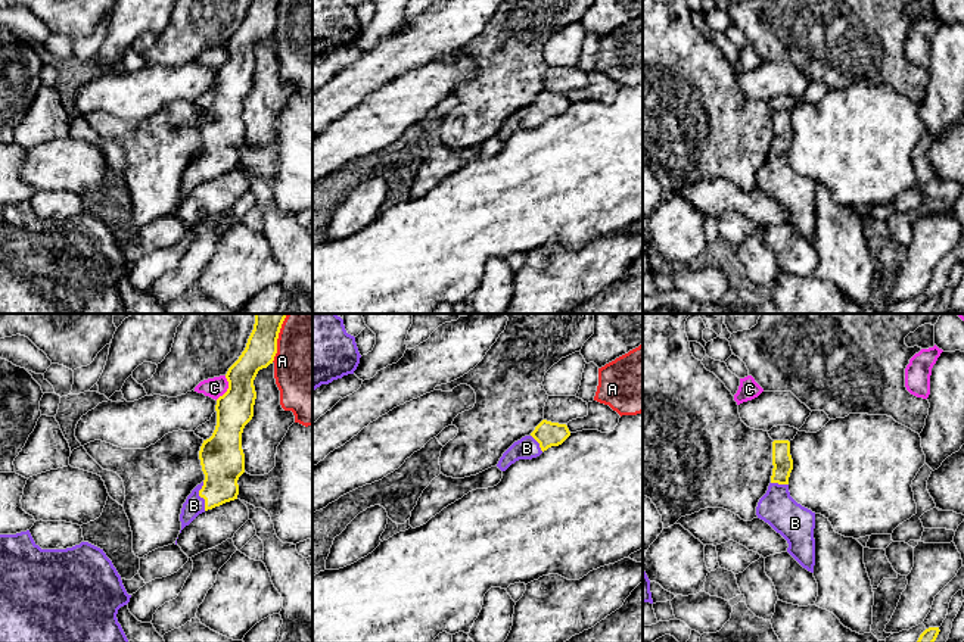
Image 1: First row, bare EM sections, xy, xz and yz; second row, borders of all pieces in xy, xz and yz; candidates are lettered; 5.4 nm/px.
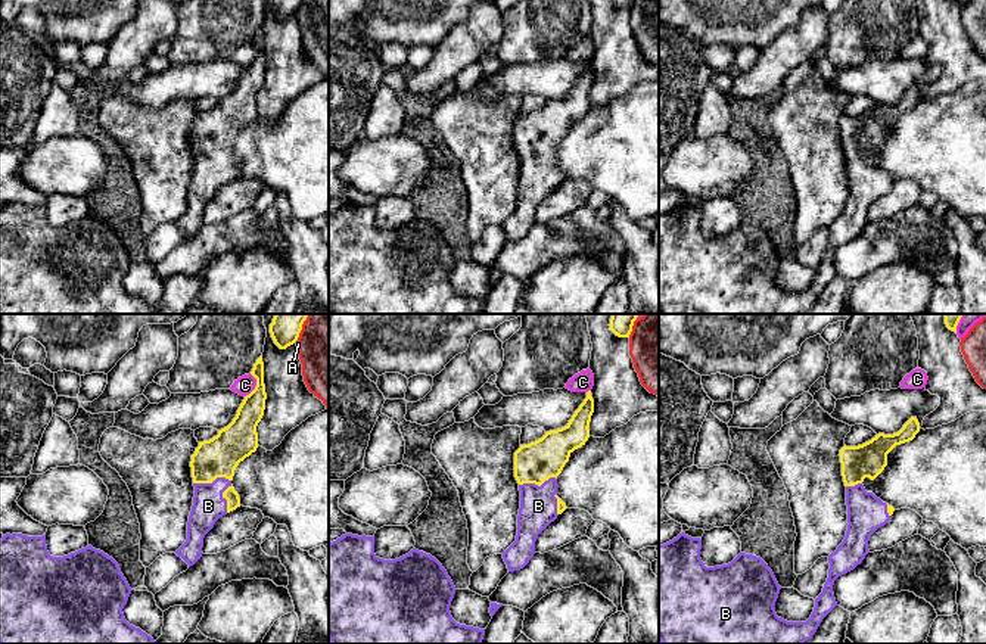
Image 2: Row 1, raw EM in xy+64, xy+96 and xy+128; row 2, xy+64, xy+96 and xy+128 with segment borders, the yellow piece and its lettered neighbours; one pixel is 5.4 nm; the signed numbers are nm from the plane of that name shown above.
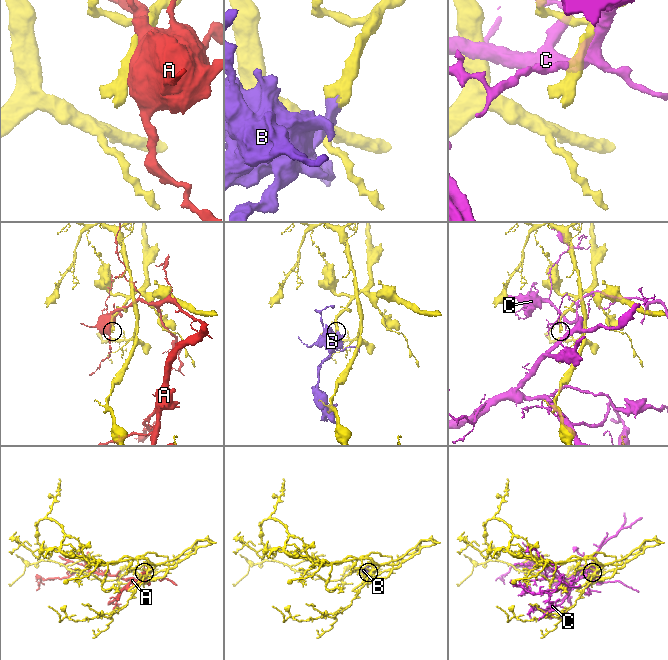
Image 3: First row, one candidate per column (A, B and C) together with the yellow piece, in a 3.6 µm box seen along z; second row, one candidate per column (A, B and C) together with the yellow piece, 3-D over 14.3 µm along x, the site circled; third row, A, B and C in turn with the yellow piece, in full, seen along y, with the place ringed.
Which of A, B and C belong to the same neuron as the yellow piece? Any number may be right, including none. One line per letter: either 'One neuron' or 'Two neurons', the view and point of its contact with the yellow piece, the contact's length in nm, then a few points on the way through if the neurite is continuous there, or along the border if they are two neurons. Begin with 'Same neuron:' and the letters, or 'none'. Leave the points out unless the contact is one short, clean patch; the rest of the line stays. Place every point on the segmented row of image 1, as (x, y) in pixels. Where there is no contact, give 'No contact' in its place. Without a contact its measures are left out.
Same neuron: B
A: Two neurons. Touches yellow at xy (277, 337). Shared border 280 nm
B: One neuron. Touches yellow at xy (201, 496). Shared border 160 nm. Path across: xy (221, 457), (221, 476), (201, 496), (193, 505)
C: Two neurons. Touches yellow at xy (227, 389). Shared border 150 nm

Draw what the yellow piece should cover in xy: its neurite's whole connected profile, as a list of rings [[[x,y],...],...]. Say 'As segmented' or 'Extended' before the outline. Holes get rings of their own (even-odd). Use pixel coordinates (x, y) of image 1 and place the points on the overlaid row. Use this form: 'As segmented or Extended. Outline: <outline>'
Extended. Outline: [[[255,314],[246,348],[226,374],[228,389],[217,399],[215,430],[209,439],[203,440],[199,451],[205,480],[183,504],[181,530],[199,514],[237,499],[237,480],[245,473],[242,433],[254,417],[256,399],[254,380],[259,370],[273,364],[286,315]]]

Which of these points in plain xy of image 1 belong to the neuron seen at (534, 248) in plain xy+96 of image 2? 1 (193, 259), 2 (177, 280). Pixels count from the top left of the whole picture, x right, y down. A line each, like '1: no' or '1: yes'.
1: no
2: no

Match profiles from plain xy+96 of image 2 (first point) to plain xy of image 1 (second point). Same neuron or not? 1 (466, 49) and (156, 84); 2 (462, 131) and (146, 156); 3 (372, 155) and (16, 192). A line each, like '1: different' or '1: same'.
1: different
2: same
3: different

